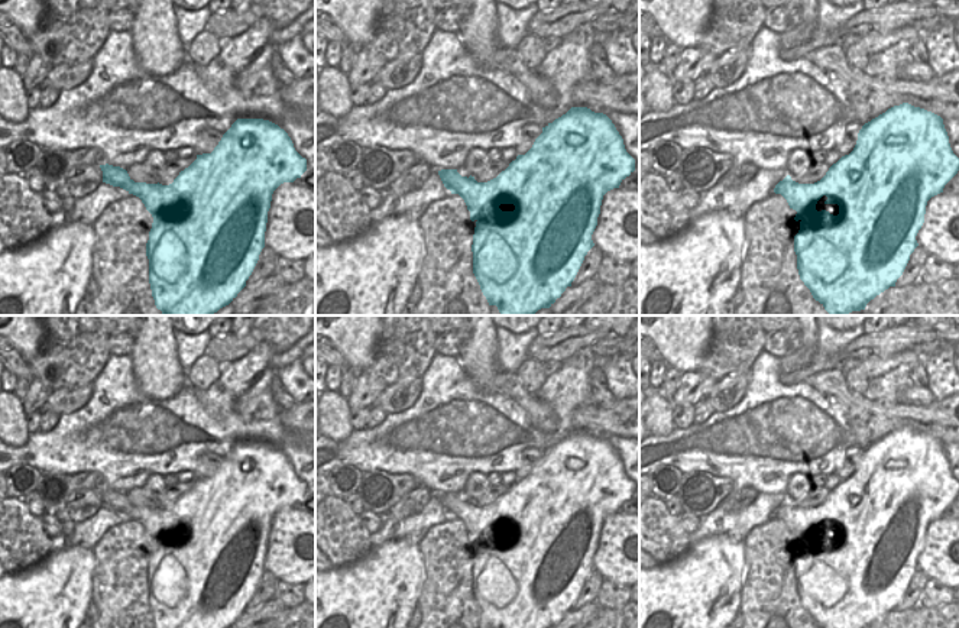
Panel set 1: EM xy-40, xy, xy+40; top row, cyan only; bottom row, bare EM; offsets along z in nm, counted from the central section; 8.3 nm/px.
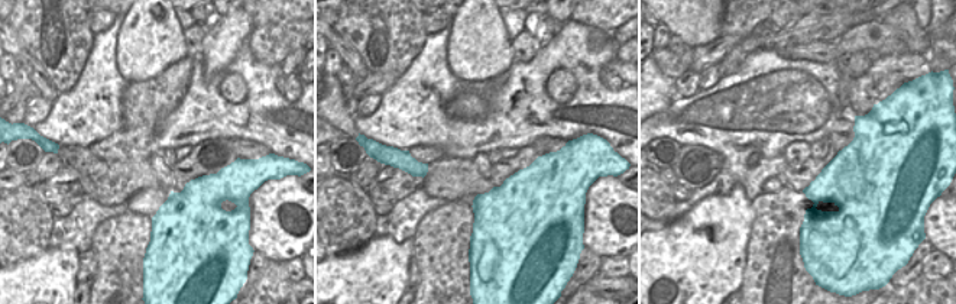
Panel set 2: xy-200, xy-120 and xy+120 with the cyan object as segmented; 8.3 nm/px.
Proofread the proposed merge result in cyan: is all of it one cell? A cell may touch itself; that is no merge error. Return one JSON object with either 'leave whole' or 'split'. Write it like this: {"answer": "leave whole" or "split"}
{"answer": "split"}

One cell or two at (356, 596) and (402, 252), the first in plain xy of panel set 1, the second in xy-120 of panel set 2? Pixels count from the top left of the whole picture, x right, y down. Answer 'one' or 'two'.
one

